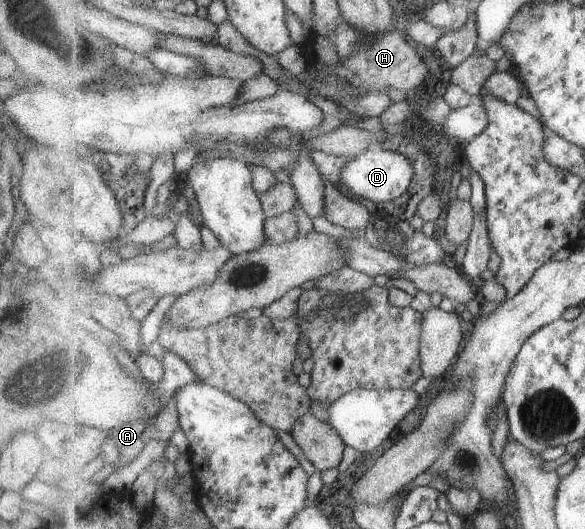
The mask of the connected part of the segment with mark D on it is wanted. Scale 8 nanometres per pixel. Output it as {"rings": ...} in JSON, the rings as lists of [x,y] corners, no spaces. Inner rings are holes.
{"rings":[[[365,150],[342,169],[341,179],[354,195],[379,203],[394,201],[408,192],[414,176],[414,163],[410,163],[408,157],[402,153],[391,150],[378,150],[377,152]]]}

